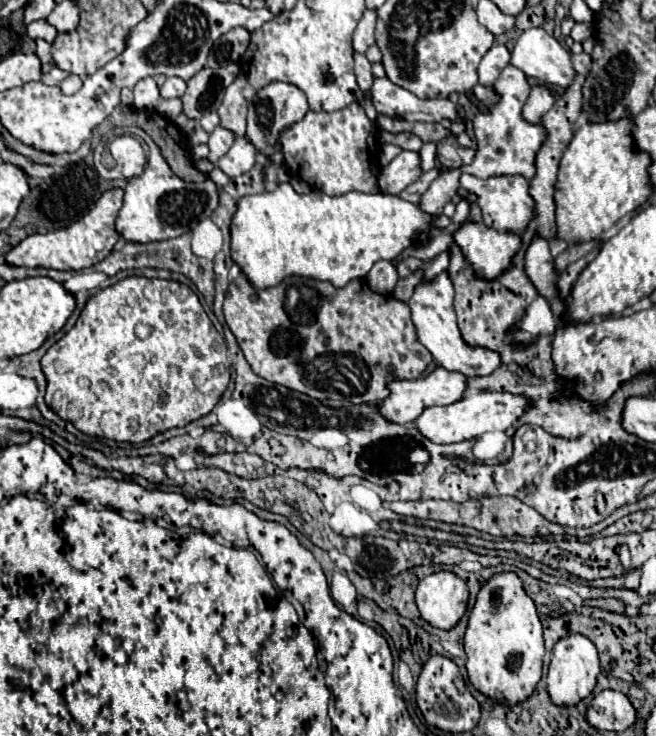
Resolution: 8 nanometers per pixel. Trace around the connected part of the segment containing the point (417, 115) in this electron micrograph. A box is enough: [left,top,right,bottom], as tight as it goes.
[372,77,458,122]

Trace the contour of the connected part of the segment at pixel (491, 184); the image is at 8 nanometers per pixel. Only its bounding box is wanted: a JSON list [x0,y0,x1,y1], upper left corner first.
[460,176,534,232]

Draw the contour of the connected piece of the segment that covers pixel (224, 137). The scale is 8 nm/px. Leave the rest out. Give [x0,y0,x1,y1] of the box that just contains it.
[208,128,236,164]

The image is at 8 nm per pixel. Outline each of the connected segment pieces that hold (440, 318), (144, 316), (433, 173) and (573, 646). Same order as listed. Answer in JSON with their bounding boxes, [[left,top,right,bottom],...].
[[408,270,500,376],[40,276,230,442],[400,168,440,204],[548,634,600,706]]

